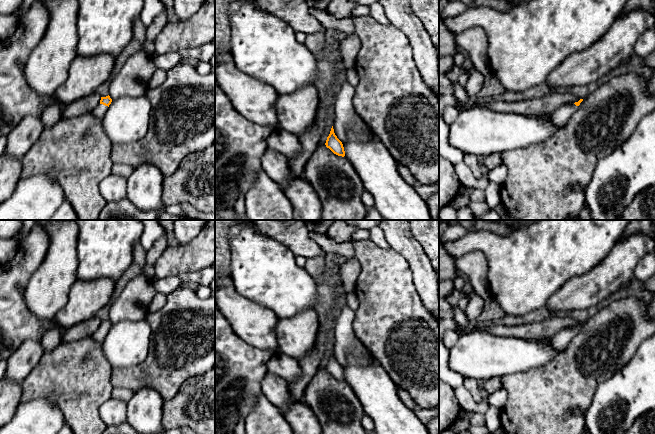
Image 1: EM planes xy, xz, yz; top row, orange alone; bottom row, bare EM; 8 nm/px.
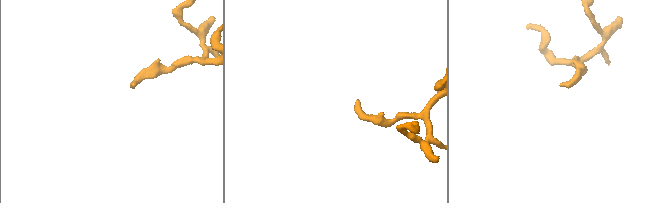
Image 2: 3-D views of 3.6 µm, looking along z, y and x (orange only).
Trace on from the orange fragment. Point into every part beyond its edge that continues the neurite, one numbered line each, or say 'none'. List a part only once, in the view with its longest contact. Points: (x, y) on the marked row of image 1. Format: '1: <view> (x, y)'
1: xy (100, 110)

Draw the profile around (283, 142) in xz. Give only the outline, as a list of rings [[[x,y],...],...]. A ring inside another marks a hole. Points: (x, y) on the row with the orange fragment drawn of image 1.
[[[279,127],[273,129],[270,137],[267,139],[267,147],[284,155],[287,159],[297,157],[302,151],[298,136]]]

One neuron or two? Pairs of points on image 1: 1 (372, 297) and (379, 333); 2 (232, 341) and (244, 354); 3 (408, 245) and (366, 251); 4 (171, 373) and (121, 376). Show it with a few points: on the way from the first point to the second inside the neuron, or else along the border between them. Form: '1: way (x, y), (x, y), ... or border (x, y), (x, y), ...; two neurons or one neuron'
1: way (379, 306), (379, 324); one neuron
2: way (234, 344), (241, 351); one neuron
3: border (390, 247), (398, 252), (408, 263); two neurons
4: way (159, 373), (133, 376); one neuron

